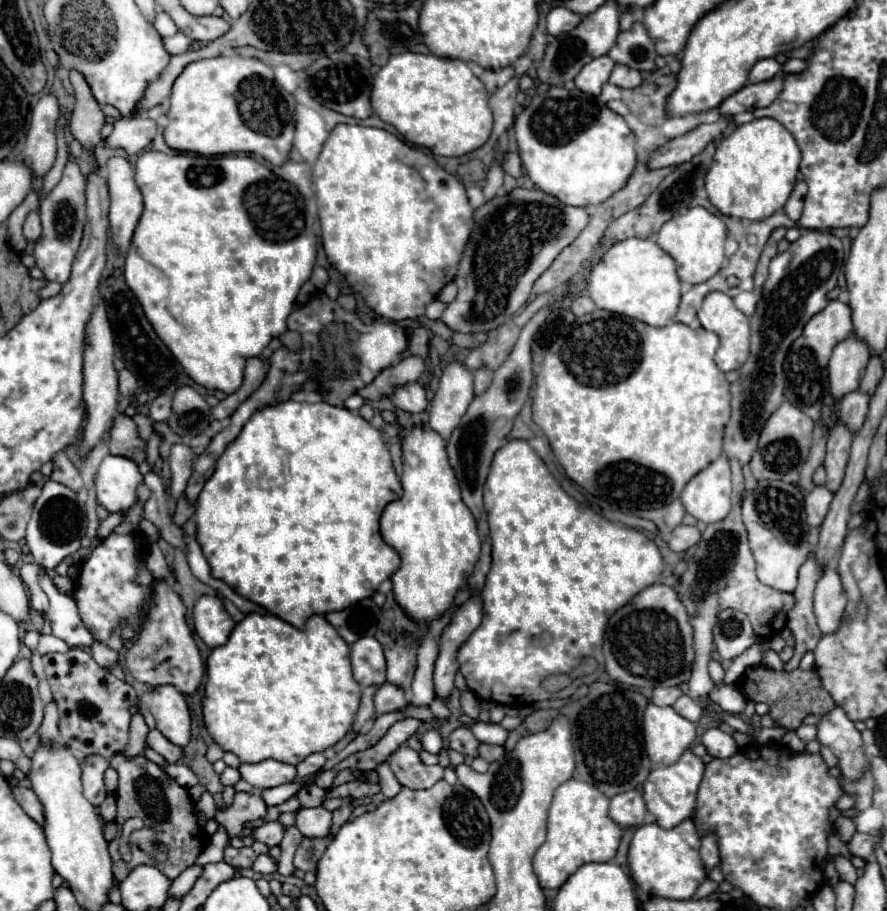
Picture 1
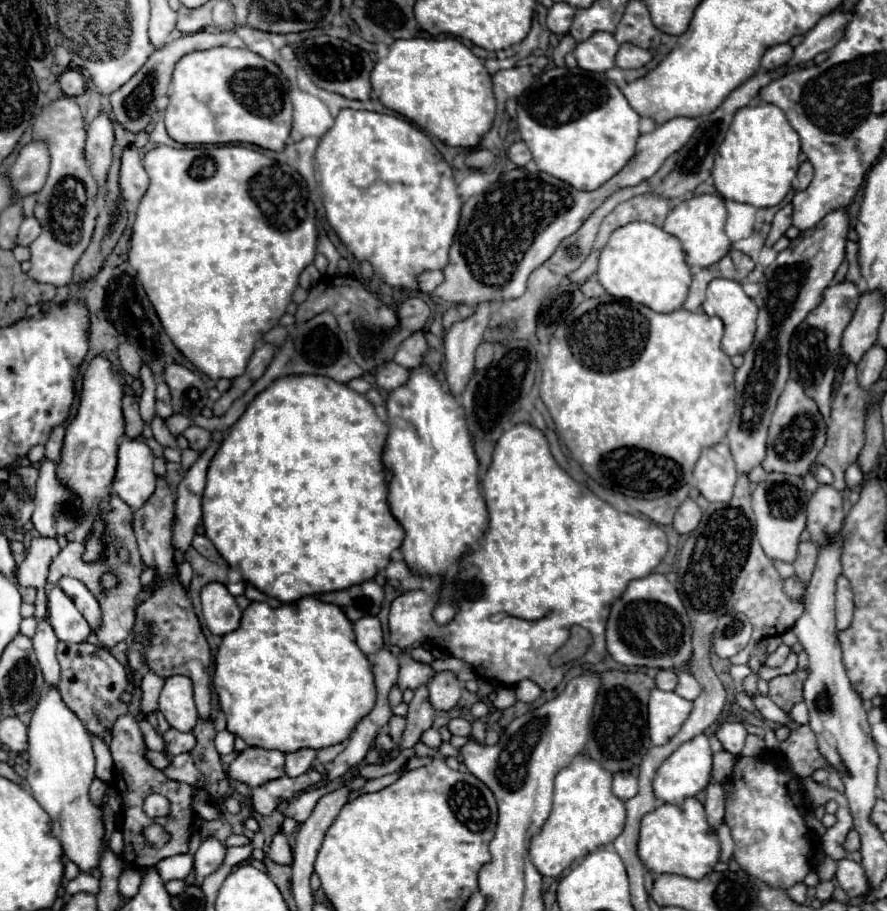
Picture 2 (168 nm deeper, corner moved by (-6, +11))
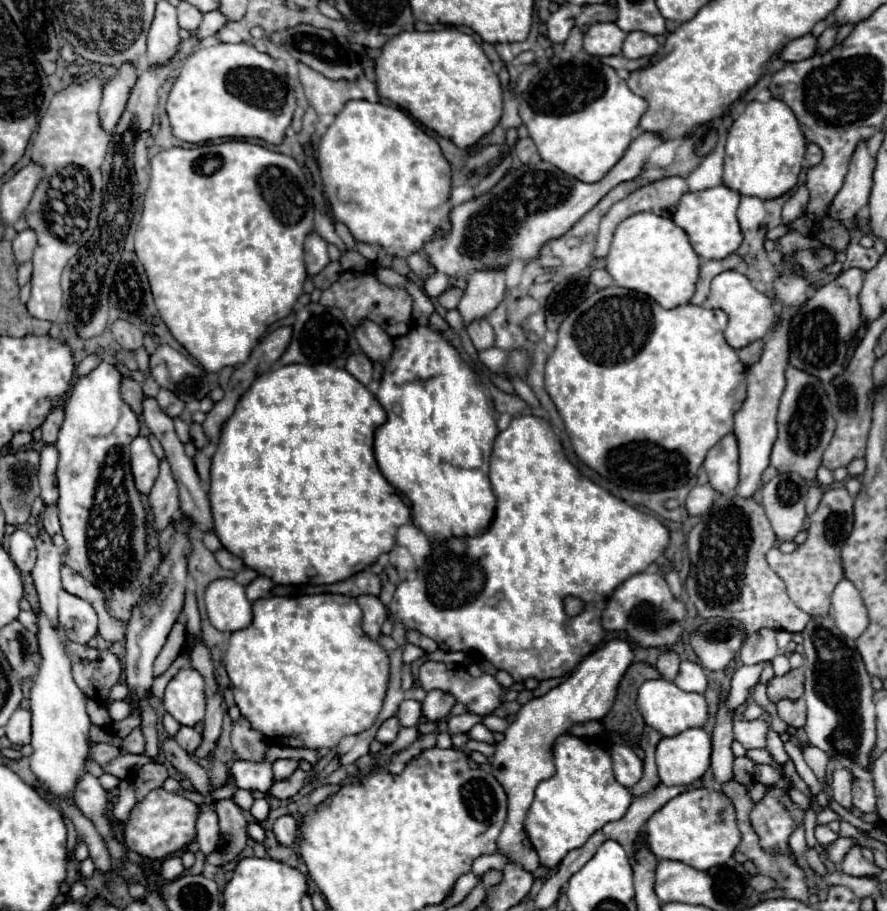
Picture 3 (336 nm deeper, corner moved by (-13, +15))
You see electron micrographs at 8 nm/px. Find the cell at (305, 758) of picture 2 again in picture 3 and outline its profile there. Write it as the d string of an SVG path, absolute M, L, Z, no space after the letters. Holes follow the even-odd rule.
M276 760L274 762L274 780L286 780L296 768L300 760Z

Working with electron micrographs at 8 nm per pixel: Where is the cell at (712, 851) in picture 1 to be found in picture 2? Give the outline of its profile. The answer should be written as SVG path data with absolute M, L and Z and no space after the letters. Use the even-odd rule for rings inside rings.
M715 780L709 782L709 786L705 788L707 798L705 798L705 812L707 812L707 820L713 828L719 828L723 814L725 814L725 792L723 786Z

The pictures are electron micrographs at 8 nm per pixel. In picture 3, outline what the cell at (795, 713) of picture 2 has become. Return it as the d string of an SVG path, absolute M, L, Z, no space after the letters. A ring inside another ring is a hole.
M784 698L776 704L776 712L788 726L802 728L806 724L806 702L804 702L804 698L798 698L798 700Z

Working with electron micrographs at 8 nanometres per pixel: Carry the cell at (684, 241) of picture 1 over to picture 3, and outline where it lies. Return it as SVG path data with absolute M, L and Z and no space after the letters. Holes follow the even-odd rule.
M726 186L708 188L702 192L688 192L682 196L672 220L688 234L690 244L698 256L702 256L704 260L722 260L736 252L742 244L742 230L736 220L738 202L740 194Z

